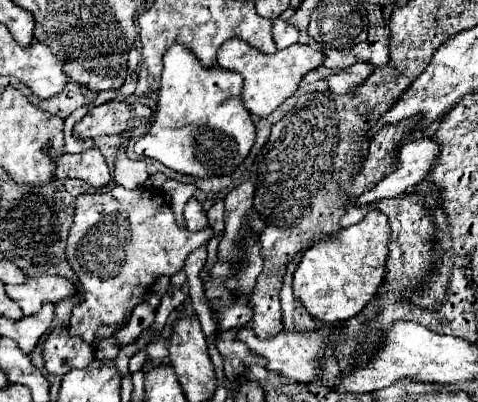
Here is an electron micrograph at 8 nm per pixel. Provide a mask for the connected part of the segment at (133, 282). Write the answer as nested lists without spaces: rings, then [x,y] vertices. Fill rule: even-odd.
[[[112,185],[106,191],[78,195],[66,257],[84,293],[72,309],[68,331],[94,345],[100,325],[124,327],[124,315],[144,299],[154,279],[158,275],[172,277],[182,271],[188,253],[208,243],[212,235],[212,227],[188,231],[178,225],[160,189],[124,189],[122,185]]]

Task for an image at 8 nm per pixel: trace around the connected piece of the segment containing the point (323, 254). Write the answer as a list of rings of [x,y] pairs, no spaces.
[[[370,211],[360,223],[332,233],[328,239],[316,241],[300,259],[294,271],[294,295],[302,301],[308,313],[326,325],[342,323],[358,315],[376,295],[388,261],[390,225],[384,213]]]

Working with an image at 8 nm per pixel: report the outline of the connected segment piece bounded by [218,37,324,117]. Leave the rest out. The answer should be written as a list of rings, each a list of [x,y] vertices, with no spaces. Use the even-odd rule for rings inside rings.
[[[232,37],[218,49],[218,65],[242,75],[244,85],[242,85],[240,99],[242,99],[244,107],[252,115],[258,115],[258,117],[270,115],[286,97],[290,97],[298,89],[302,75],[306,71],[322,65],[322,61],[324,61],[324,53],[312,49],[310,45],[302,45],[302,43],[294,43],[288,49],[268,55],[268,53],[262,53],[262,51],[250,47],[246,41]]]

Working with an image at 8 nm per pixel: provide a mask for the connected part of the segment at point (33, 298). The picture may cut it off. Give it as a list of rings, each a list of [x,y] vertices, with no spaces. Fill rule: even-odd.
[[[40,275],[28,277],[22,285],[6,285],[6,295],[20,303],[24,315],[32,315],[40,309],[42,303],[56,303],[64,297],[74,295],[74,285],[66,277],[60,275]]]

